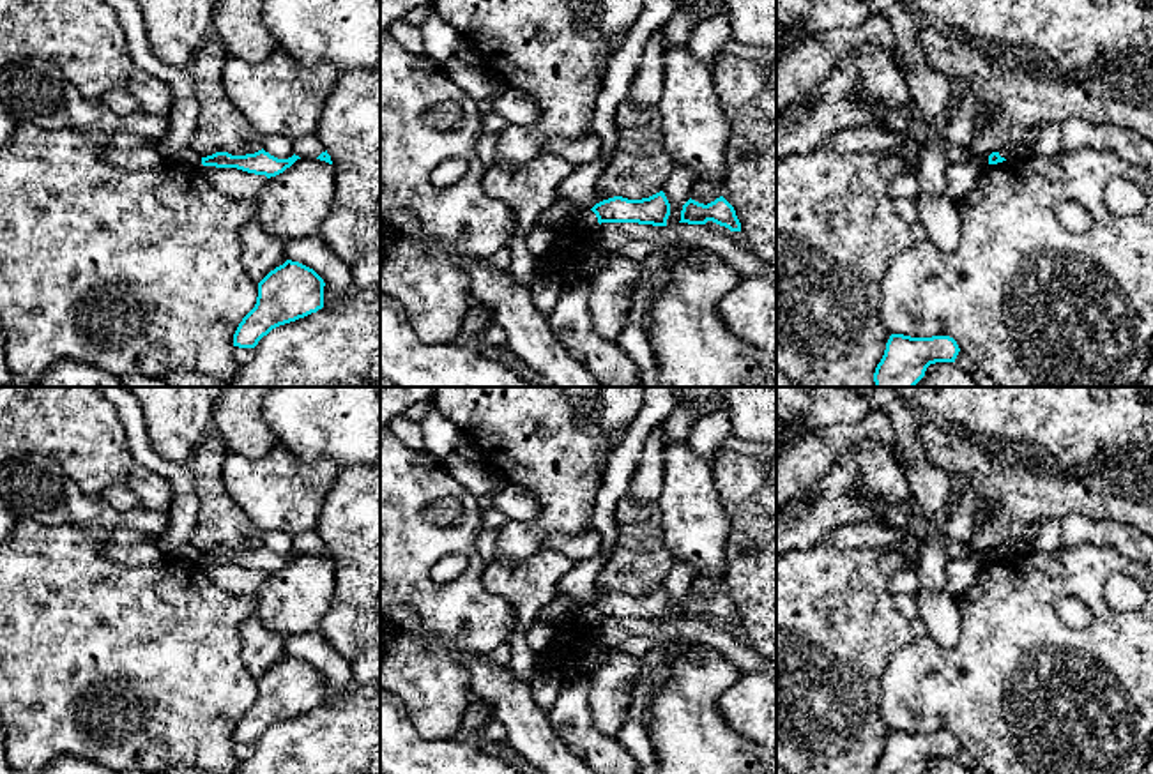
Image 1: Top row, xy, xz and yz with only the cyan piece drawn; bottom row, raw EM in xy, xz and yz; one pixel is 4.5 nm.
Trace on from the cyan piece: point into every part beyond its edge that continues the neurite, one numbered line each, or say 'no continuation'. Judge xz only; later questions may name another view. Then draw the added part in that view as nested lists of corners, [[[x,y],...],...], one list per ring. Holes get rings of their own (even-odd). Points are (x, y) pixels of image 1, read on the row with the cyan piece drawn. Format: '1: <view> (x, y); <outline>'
no continuation

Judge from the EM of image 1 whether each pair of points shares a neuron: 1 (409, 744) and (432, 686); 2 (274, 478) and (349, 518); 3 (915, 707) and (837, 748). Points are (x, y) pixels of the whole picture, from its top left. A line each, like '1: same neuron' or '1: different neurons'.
1: different neurons
2: different neurons
3: different neurons

